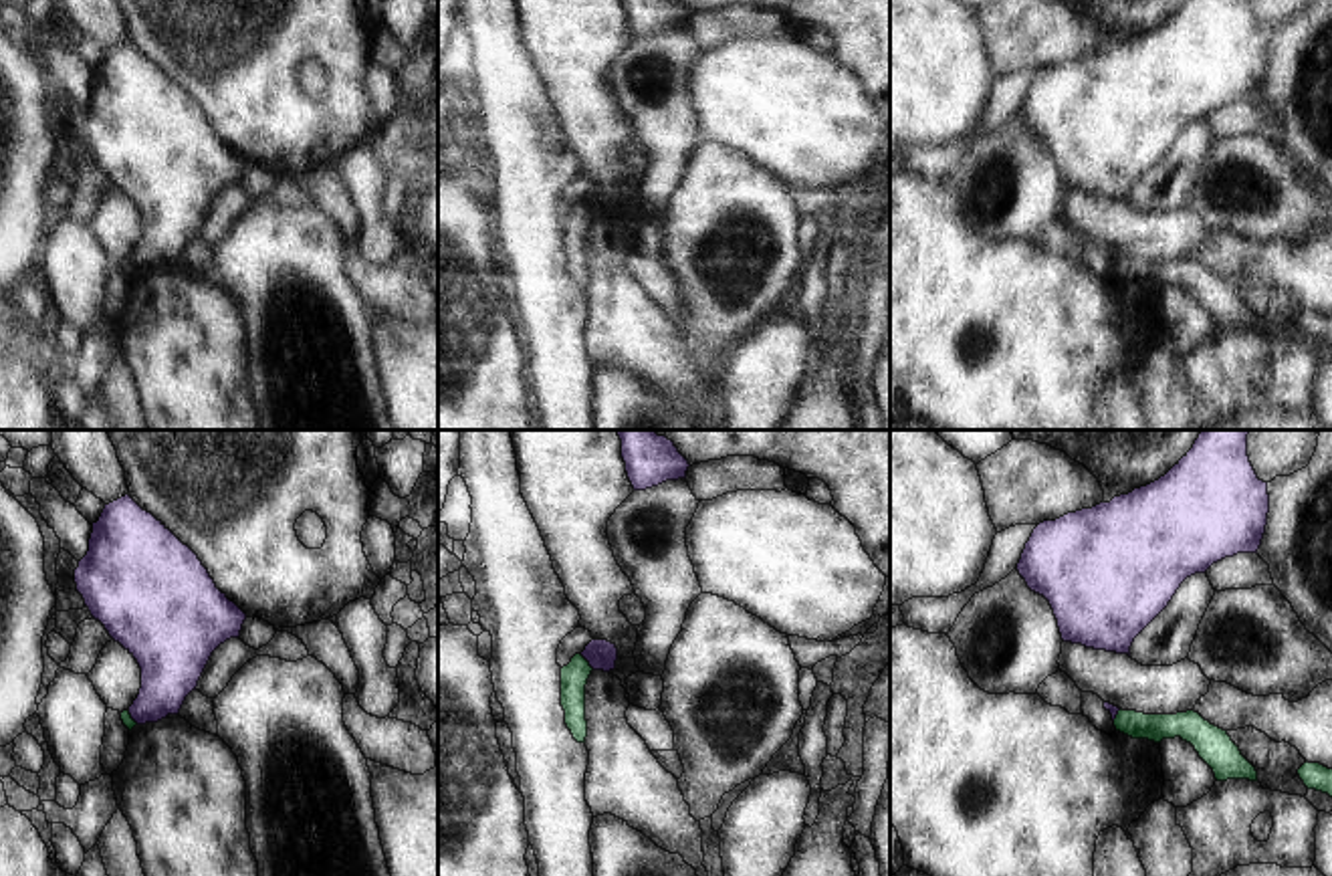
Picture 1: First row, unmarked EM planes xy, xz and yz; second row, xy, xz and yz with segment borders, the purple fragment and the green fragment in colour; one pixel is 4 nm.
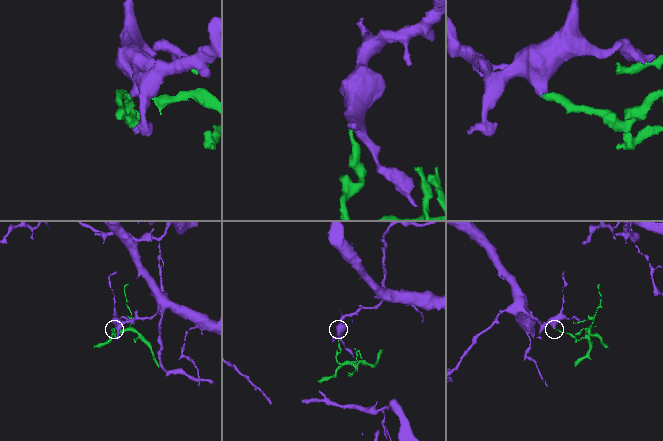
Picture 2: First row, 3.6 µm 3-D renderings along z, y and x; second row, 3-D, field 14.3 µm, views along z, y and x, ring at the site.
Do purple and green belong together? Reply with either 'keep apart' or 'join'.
keep apart

